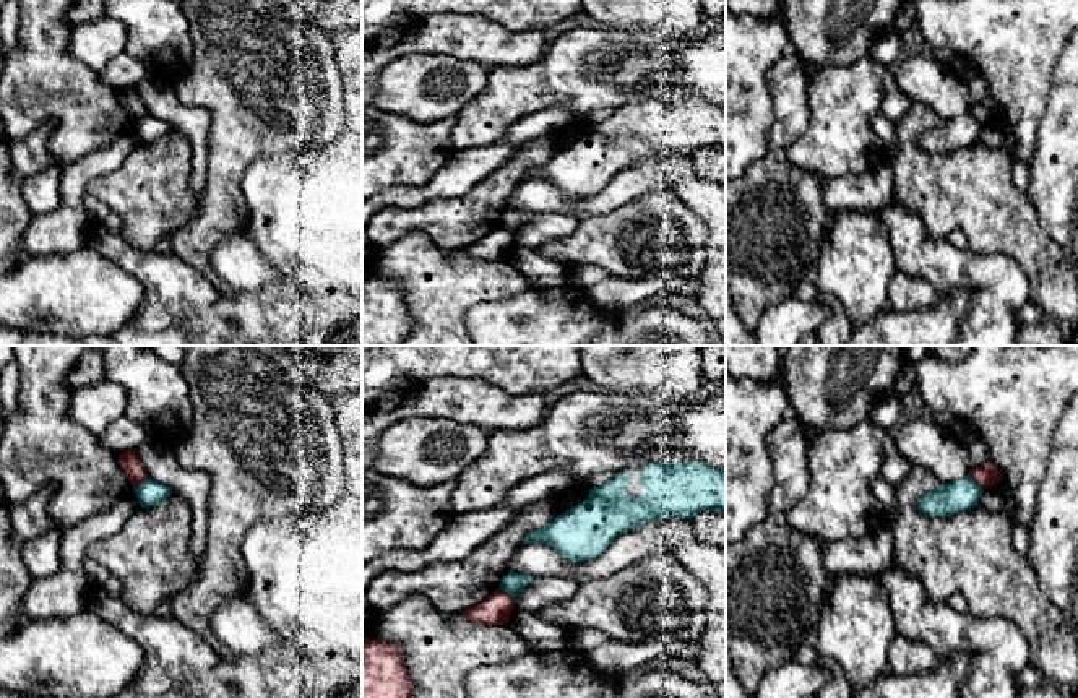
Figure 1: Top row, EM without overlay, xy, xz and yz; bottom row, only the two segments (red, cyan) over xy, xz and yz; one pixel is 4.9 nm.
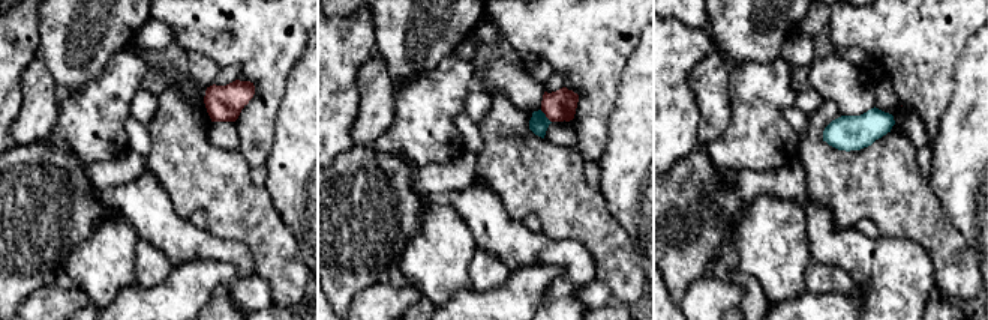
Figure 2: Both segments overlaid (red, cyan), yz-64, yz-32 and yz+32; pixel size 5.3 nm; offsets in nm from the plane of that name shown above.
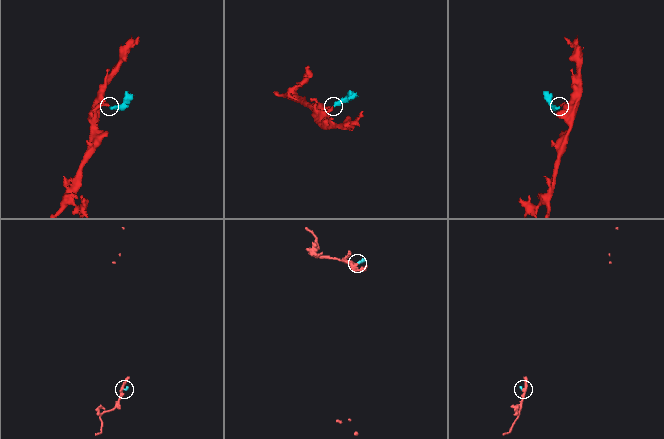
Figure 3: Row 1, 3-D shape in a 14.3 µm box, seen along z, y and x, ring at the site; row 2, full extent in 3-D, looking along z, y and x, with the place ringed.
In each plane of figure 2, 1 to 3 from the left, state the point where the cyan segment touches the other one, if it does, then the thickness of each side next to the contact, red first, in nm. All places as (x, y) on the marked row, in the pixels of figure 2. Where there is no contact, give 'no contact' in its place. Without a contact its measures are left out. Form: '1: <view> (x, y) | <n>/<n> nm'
1: no contact
2: yz-32 (546, 116) | 170/110 nm
3: no contact

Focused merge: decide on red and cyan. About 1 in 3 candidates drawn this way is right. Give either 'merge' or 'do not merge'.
do not merge

